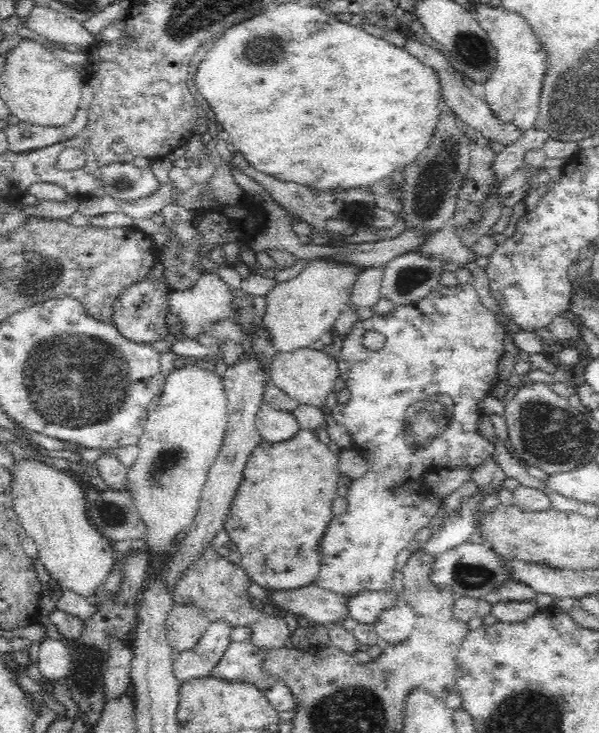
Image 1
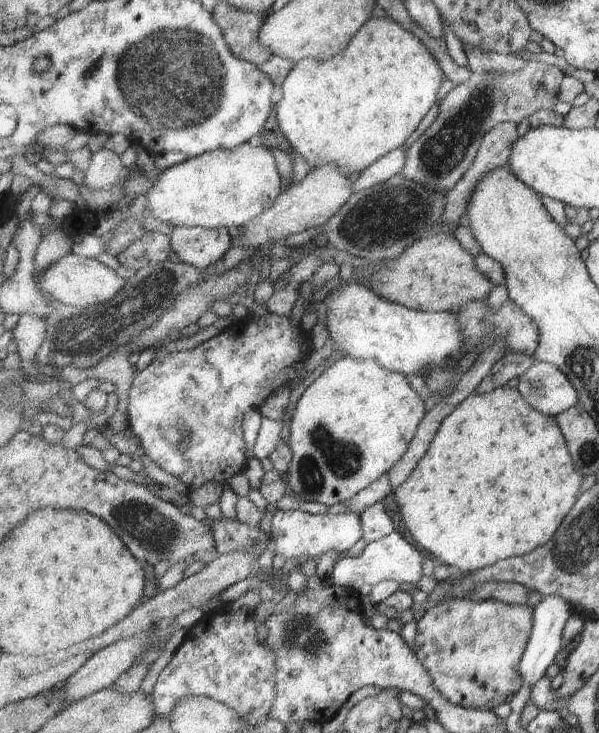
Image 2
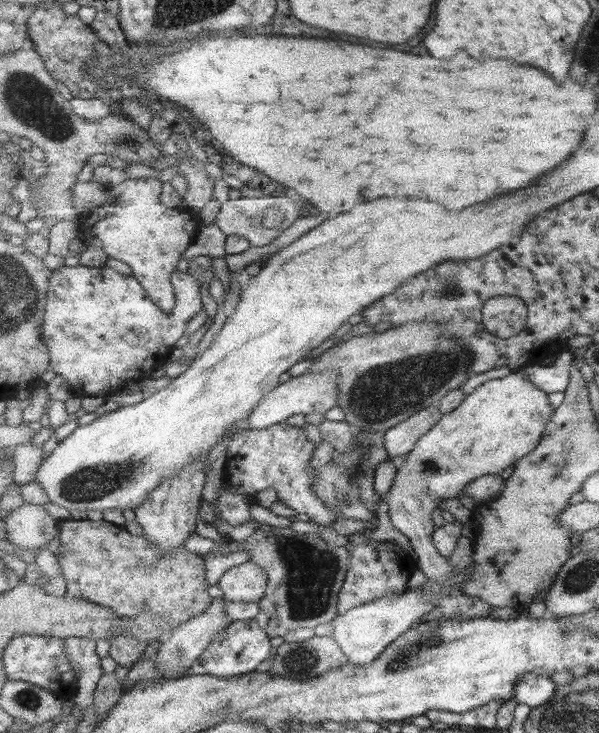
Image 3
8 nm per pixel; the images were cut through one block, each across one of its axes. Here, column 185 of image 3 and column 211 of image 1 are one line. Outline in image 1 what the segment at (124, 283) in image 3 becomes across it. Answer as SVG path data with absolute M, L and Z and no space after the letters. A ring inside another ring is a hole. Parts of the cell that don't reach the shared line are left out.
M204 272L198 284L190 290L171 290L167 295L168 309L170 314L176 315L182 321L182 331L188 338L198 338L202 334L209 334L212 330L212 323L218 320L228 320L236 316L236 306L232 304L237 292L230 290L226 282L216 272Z

